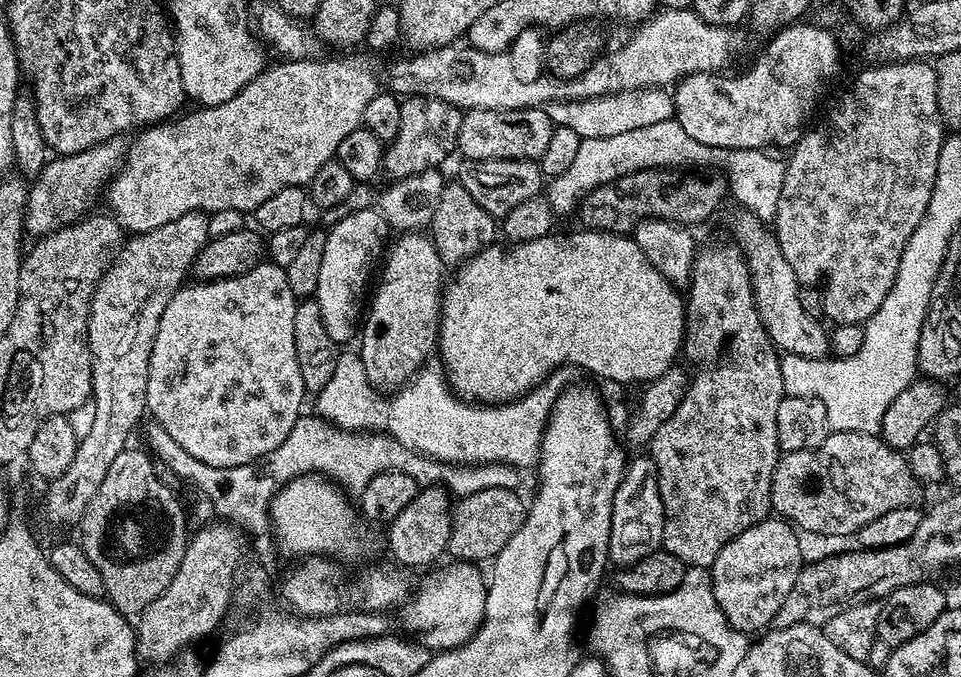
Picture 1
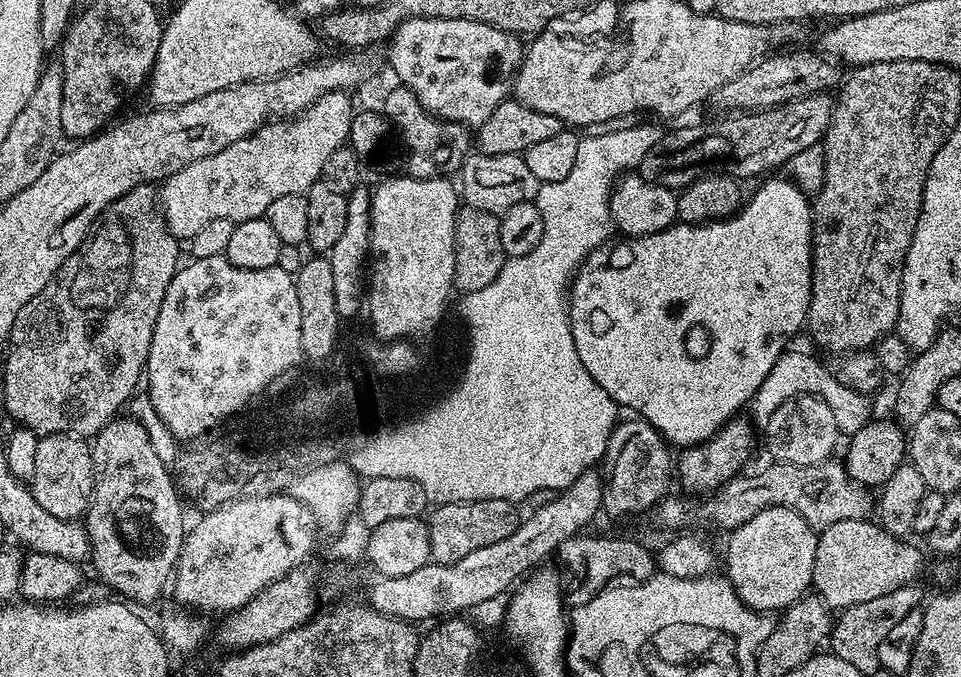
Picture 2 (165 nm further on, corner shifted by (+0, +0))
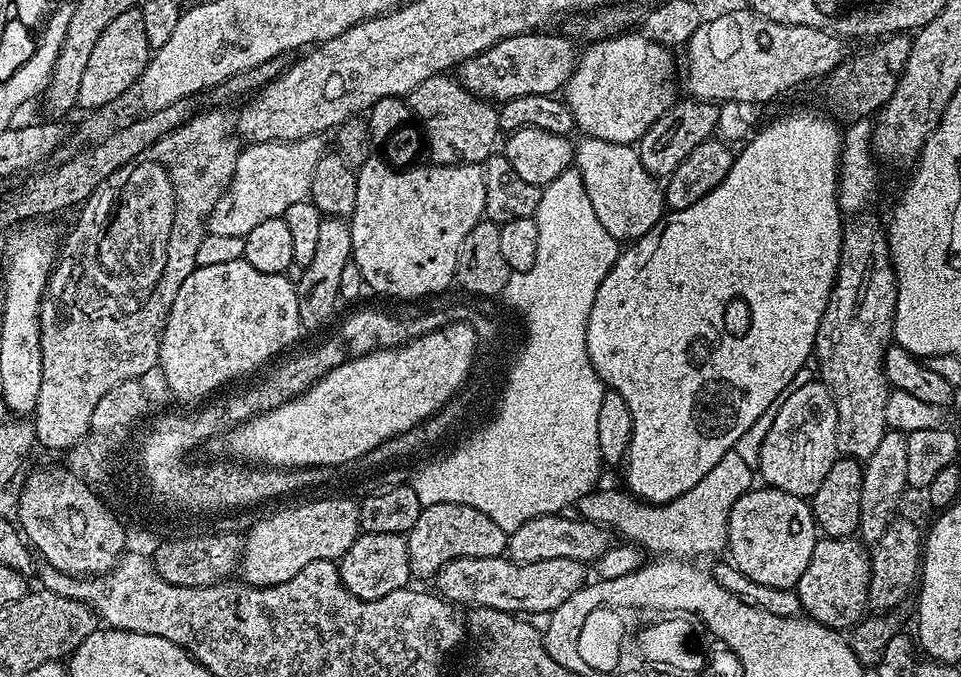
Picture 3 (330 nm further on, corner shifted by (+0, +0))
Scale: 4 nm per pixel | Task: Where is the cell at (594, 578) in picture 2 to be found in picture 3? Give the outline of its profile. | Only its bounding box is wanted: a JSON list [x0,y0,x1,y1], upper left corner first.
[434,558,585,614]

